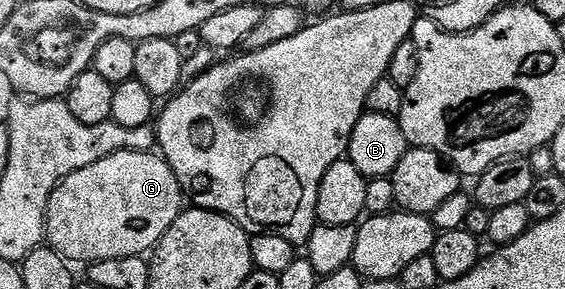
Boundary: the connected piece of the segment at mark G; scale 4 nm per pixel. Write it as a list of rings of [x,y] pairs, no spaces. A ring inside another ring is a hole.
[[[126,149],[105,159],[97,159],[97,163],[81,167],[81,171],[73,171],[73,175],[69,175],[59,184],[49,199],[45,241],[71,263],[141,257],[154,250],[184,208],[185,194],[169,163],[155,151],[142,153]]]

